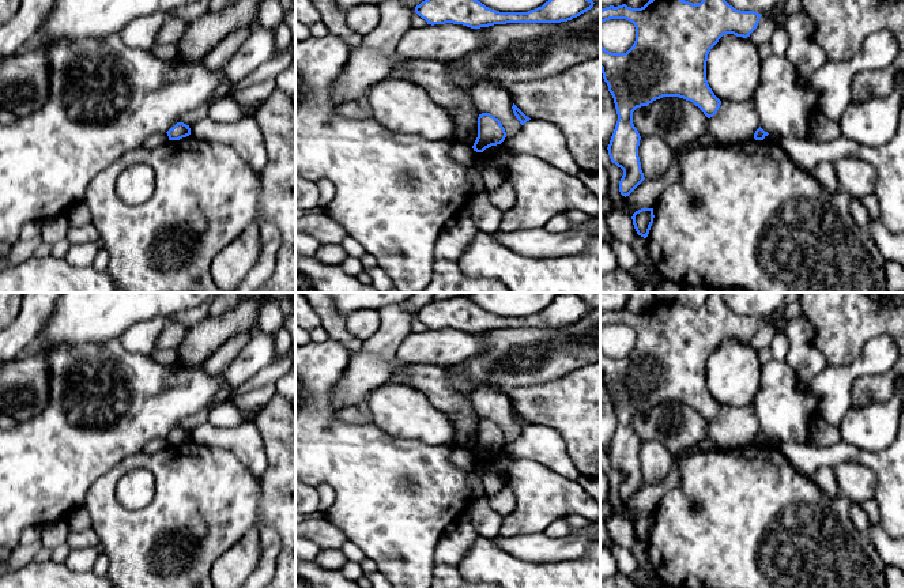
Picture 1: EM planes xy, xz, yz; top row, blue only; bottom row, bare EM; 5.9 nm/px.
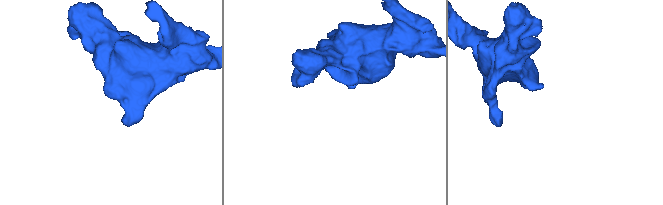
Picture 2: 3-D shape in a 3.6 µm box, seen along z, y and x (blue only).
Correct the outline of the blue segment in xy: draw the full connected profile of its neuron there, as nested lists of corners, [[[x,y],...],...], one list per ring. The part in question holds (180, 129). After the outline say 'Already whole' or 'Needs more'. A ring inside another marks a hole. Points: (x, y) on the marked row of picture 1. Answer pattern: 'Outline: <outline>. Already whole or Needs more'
Outline: [[[177,122],[166,133],[169,136],[169,140],[180,140],[180,139],[191,135],[191,128],[189,128],[189,125],[186,125],[184,122]]]. Already whole

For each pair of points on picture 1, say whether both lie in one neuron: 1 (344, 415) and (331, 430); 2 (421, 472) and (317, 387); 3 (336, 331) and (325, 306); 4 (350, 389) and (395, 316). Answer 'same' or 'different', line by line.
1: different
2: same
3: same
4: same

